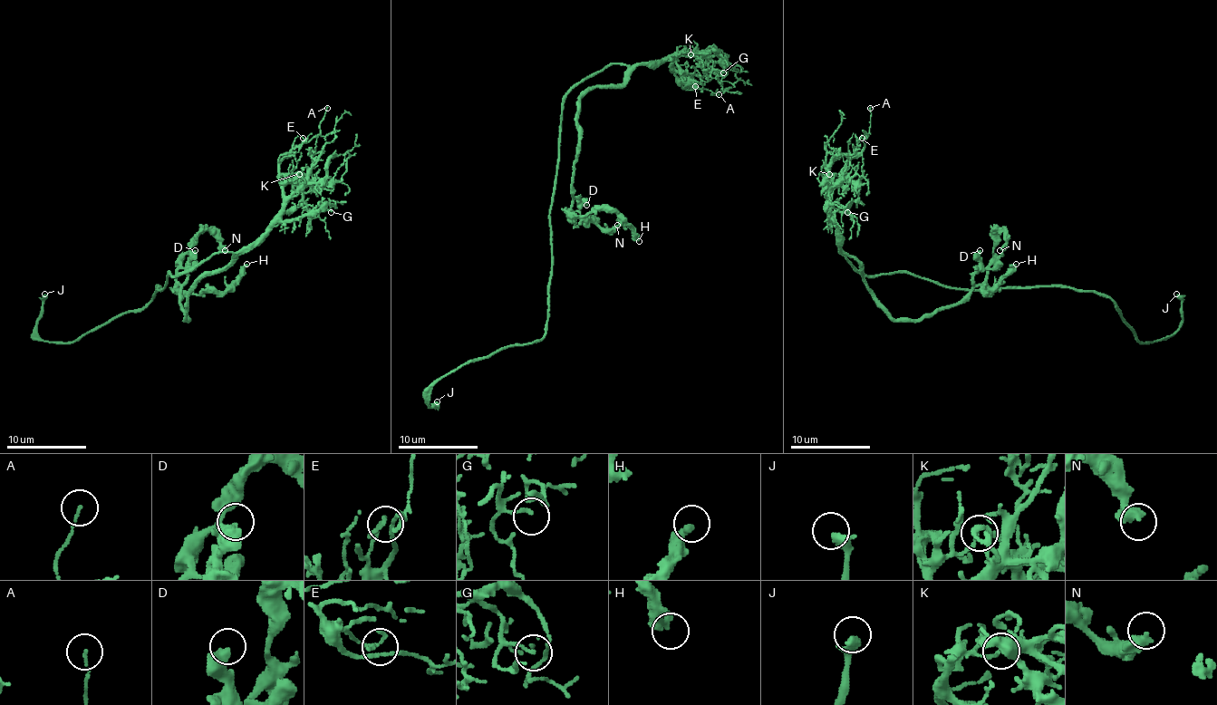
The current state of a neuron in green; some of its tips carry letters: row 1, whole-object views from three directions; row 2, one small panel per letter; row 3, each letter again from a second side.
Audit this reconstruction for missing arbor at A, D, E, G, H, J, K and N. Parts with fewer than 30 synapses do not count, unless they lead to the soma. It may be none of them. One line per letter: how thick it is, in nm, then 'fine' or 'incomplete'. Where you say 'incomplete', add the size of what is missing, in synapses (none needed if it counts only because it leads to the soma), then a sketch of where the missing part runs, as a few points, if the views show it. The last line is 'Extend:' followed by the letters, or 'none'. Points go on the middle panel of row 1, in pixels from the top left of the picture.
A: 110 nm thick; fine
D: 500 nm thick; fine
E: 170 nm thick; fine
G: 80 nm thick; fine
H: 400 nm thick; fine
J: 400 nm thick; incomplete; missing branch runs (437, 401), (430, 415), (432, 409)
K: 110 nm thick; fine
N: 480 nm thick; fine
Extend: J

